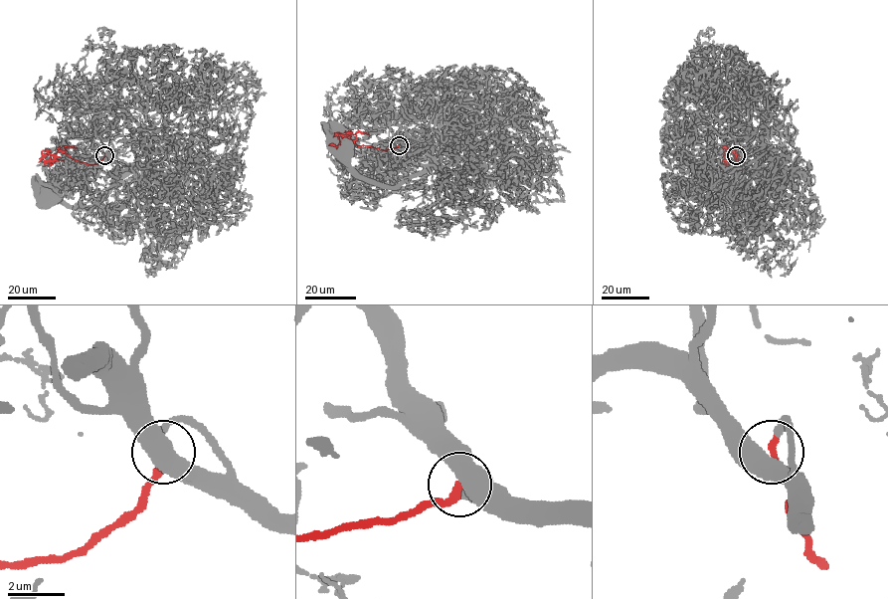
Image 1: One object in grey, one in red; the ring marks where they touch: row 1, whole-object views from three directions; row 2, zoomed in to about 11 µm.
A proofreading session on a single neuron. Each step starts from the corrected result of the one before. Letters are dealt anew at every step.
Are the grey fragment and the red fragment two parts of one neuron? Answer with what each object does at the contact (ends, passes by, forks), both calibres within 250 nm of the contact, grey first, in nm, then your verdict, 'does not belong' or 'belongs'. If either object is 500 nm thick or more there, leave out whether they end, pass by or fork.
550 nm thick on the grey side, 320 nm on the other; belongs

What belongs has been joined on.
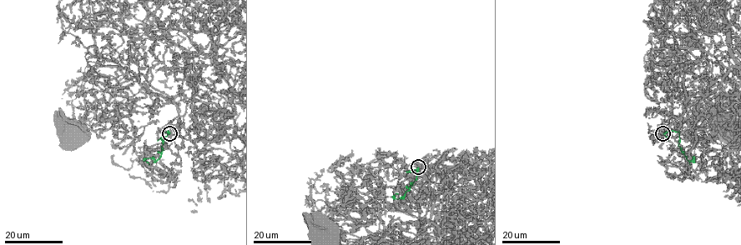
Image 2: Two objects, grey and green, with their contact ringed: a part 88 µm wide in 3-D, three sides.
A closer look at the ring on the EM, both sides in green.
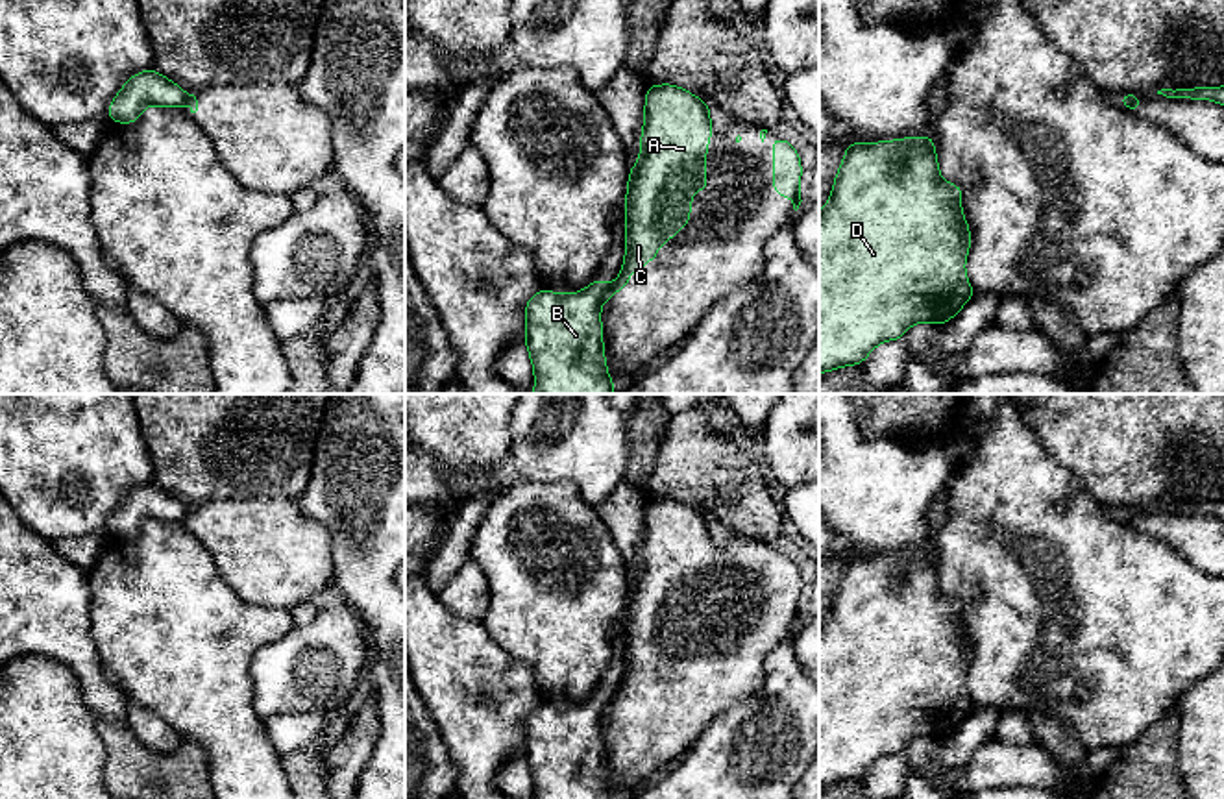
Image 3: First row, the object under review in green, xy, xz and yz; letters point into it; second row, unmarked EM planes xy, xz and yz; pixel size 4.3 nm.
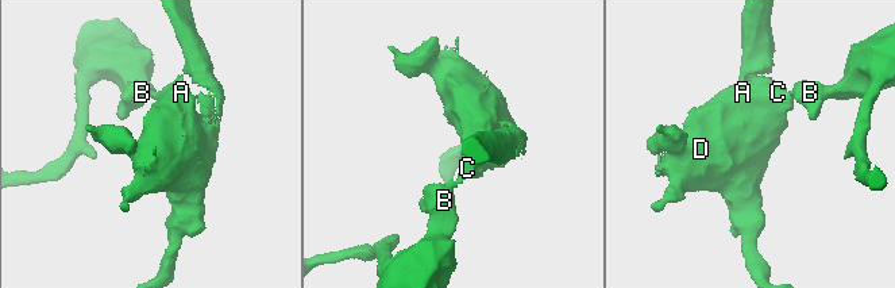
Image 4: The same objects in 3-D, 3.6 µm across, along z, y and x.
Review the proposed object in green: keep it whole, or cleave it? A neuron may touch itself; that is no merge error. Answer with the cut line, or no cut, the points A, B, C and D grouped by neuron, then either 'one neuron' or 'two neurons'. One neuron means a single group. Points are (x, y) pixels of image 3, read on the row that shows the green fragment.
cut in xz along (611, 285), (599, 300); A C D / B; two neurons

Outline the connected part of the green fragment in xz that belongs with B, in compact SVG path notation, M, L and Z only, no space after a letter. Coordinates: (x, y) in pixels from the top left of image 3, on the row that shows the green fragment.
M608 283L557 294L542 289L525 303L523 342L534 370L532 394L614 394L608 375L601 300Z

